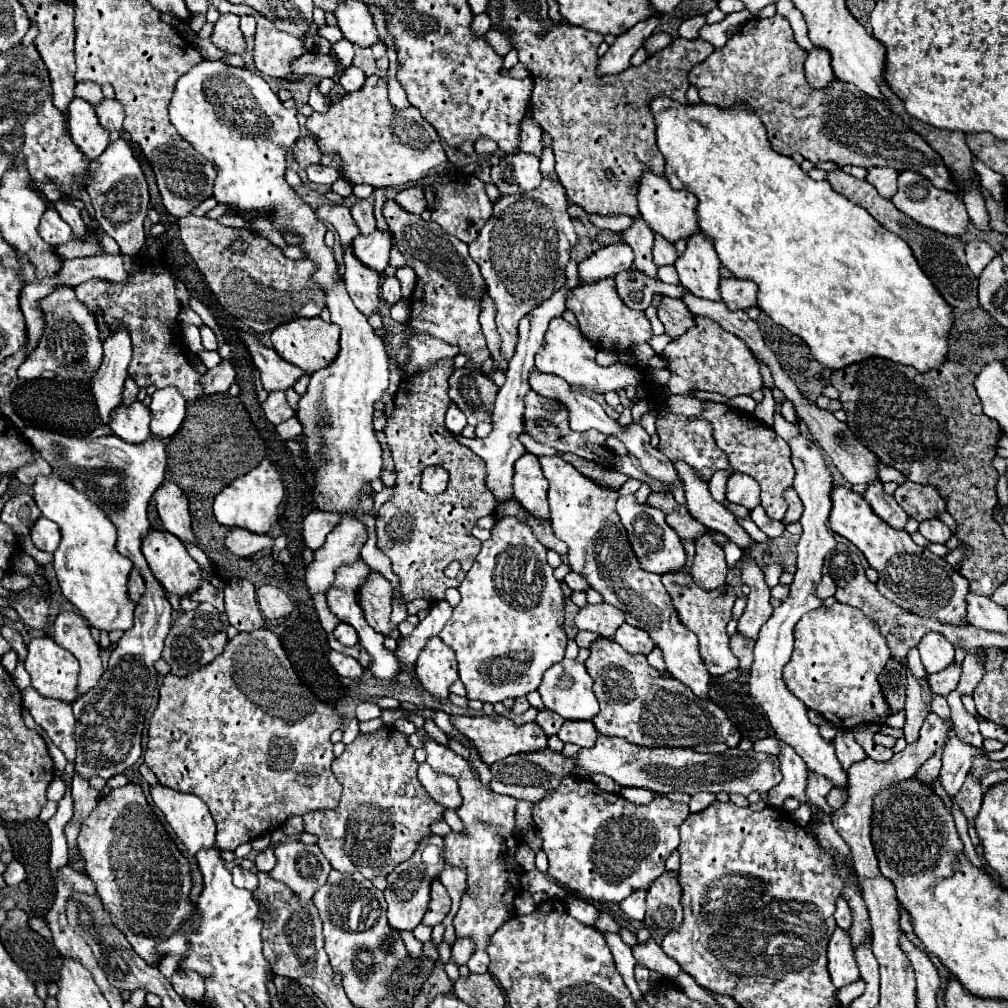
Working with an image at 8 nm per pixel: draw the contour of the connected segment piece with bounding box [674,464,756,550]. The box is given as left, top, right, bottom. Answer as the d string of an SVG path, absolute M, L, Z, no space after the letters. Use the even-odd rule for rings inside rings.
M674 464L674 466L678 468L678 472L682 472L682 480L686 480L684 492L686 492L690 514L696 520L700 520L704 526L708 526L710 530L716 530L716 532L728 536L742 550L752 550L756 546L756 540L752 540L752 536L748 536L742 530L736 516L728 508L724 508L722 504L712 500L712 496L708 492L708 484L704 480L700 480L700 476L696 476L694 470L684 468L684 464Z

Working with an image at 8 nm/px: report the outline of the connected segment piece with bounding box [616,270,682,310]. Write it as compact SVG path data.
M620 272L616 276L616 292L618 296L634 310L646 310L652 304L652 294L660 292L670 298L680 298L682 296L682 286L680 284L664 284L658 280L650 280L642 272Z

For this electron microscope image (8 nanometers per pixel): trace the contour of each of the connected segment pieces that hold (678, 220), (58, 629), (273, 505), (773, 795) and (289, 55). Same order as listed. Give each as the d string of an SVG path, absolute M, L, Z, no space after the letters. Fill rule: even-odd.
M646 174L640 180L640 188L638 188L638 208L640 208L640 216L646 220L646 224L650 226L652 232L664 236L668 242L678 242L678 240L688 240L692 234L696 234L700 230L698 226L698 214L696 214L696 206L698 200L692 192L688 190L672 190L668 180L662 176L654 176L654 174Z
M60 612L54 622L54 636L62 648L70 650L80 662L80 678L78 678L78 694L86 694L92 686L98 684L102 676L102 660L100 648L90 634L90 626L82 616L74 612Z
M272 458L262 460L242 478L236 478L214 498L214 516L220 524L230 528L244 528L254 534L266 534L278 520L278 506L282 502L282 480L272 464Z
M780 740L780 770L782 770L782 784L778 788L772 788L768 792L768 806L778 806L786 798L796 798L800 802L808 802L804 788L806 788L806 764L804 760L794 752L794 748Z
M254 14L258 26L254 36L254 62L256 70L264 76L284 78L290 74L290 60L306 54L304 38L280 32L262 14Z

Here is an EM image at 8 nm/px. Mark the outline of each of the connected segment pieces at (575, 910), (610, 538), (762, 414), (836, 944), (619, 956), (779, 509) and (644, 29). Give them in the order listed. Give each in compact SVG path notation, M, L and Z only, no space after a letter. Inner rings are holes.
M568 896L564 898L566 902L566 908L570 910L570 916L574 916L578 922L586 924L586 926L594 926L600 918L600 910L586 898L574 898L574 896Z
M542 456L540 464L544 476L550 482L548 504L552 530L556 538L566 542L570 548L570 568L586 578L588 584L604 598L604 602L624 610L628 624L650 634L654 644L664 652L666 670L674 678L682 680L696 696L708 698L710 674L698 654L698 640L694 632L690 632L678 618L678 612L674 610L670 594L664 590L660 576L640 568L630 546L628 532L622 528L620 516L616 512L616 500L620 498L620 492L600 486L592 478L580 474L570 462L562 460L562 456Z
M764 388L762 392L764 392L764 400L756 406L754 416L756 416L758 420L762 420L766 426L774 426L774 406L776 406L776 402L774 402L770 390Z
M842 928L834 930L832 940L828 944L828 970L830 970L832 984L836 988L842 988L842 986L860 978L856 960L854 960L854 954L852 954L850 936Z
M604 934L610 950L612 950L612 956L616 960L616 968L618 972L622 974L624 978L624 984L628 986L628 990L632 992L632 1000L638 1004L642 998L642 992L634 980L634 966L636 966L636 960L634 960L634 954L632 954L632 948L628 944L622 942L620 934Z
M708 404L704 414L706 420L710 420L712 428L714 428L714 440L718 444L720 450L726 452L730 464L734 470L744 472L748 476L752 476L760 488L762 488L762 508L766 510L766 514L774 520L782 520L784 524L788 522L798 522L802 516L802 502L796 494L792 486L794 480L794 466L790 460L790 446L786 440L782 440L772 428L766 428L764 424L758 424L758 420L754 420L752 414L740 412L740 410L728 410L728 408L718 408L718 404ZM784 488L788 488L784 492ZM782 492L786 494L782 498ZM788 508L788 512L786 512Z
M652 16L648 20L638 22L628 32L620 34L616 38L616 42L610 46L610 50L600 58L598 74L600 76L604 76L604 74L618 74L618 72L626 70L630 66L630 58L634 56L634 52L644 44L644 40L648 36L652 36L652 32L656 30L660 20L662 20L660 16Z

